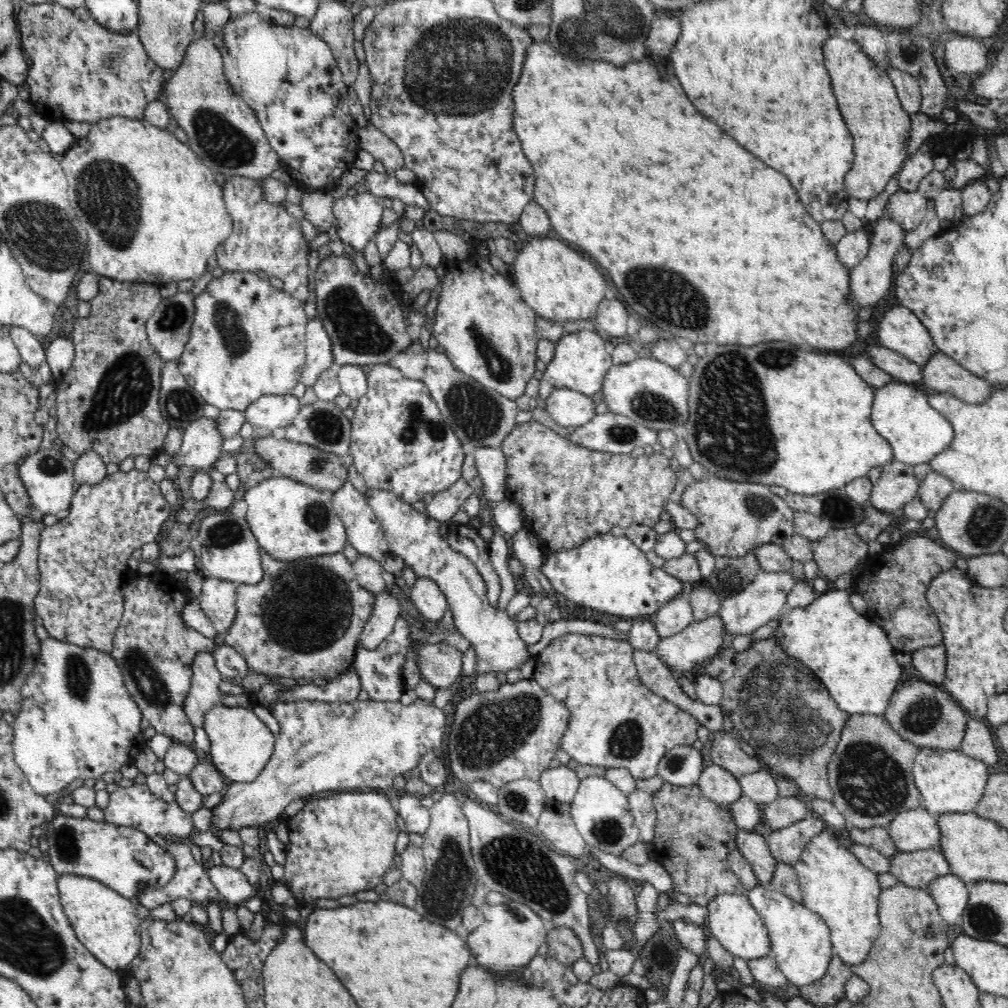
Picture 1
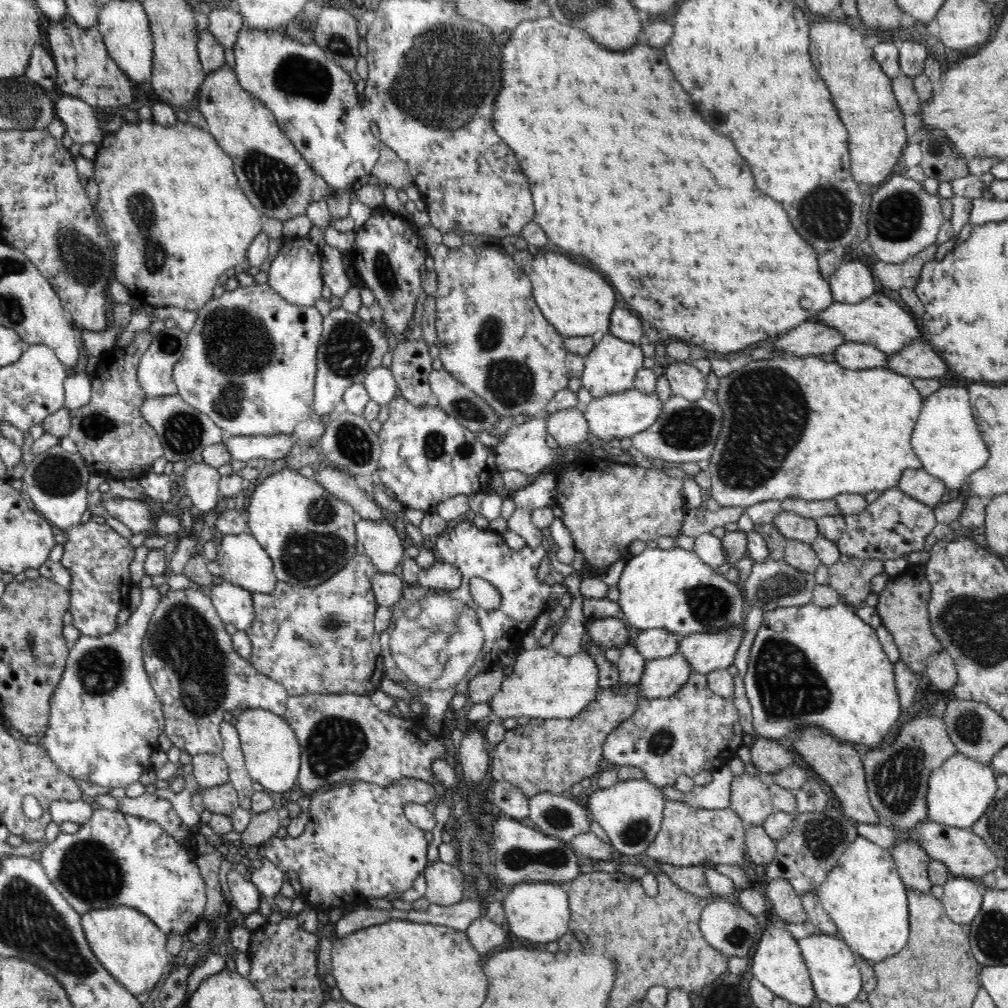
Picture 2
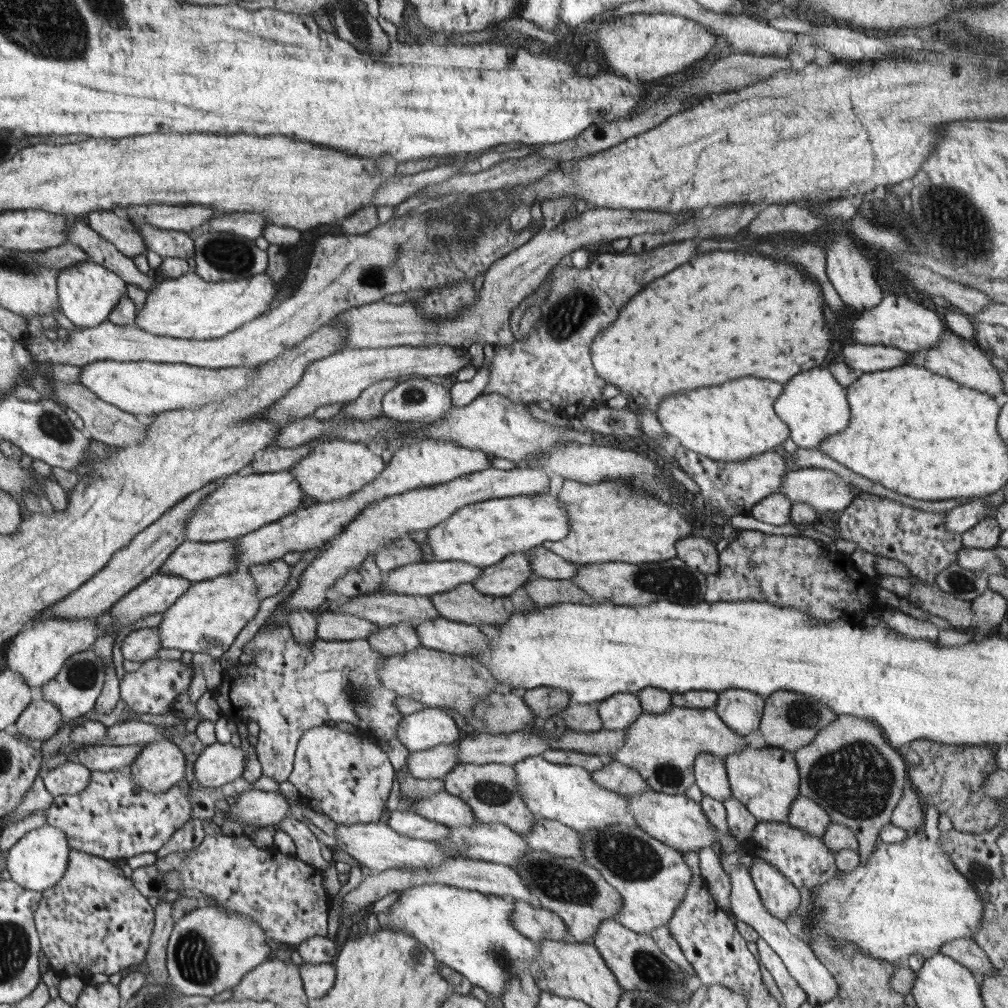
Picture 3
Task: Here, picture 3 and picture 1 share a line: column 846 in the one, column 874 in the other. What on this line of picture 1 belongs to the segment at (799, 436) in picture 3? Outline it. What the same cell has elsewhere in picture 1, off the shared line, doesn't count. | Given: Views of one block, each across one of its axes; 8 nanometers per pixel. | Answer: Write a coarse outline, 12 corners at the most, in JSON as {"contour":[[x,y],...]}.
{"contour":[[912,384],[874,390],[870,420],[896,462],[930,464],[954,428]]}

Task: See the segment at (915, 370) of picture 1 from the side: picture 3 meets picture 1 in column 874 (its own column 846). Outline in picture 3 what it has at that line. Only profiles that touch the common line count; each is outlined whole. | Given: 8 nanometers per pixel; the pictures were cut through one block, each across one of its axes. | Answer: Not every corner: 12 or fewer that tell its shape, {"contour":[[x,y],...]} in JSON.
{"contour":[[853,344],[841,360],[863,374],[903,366],[911,354],[883,344]]}

